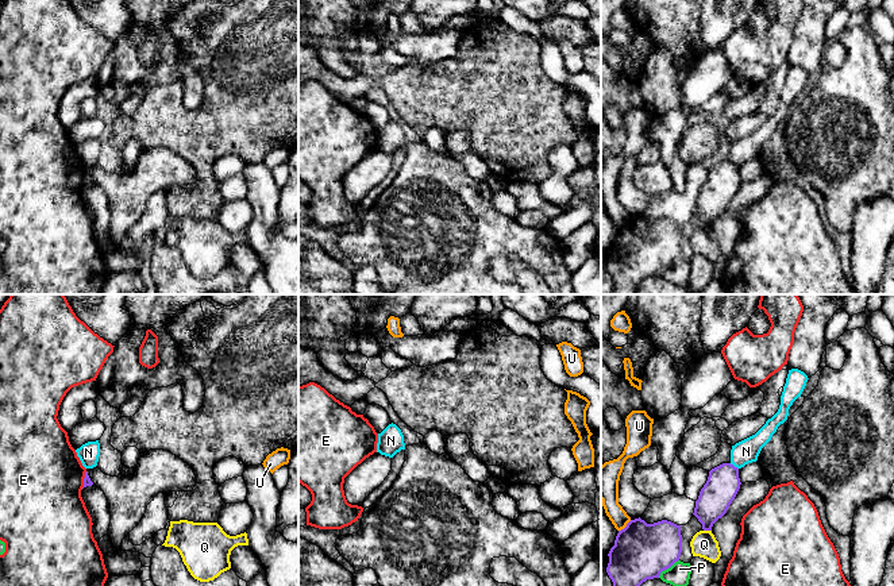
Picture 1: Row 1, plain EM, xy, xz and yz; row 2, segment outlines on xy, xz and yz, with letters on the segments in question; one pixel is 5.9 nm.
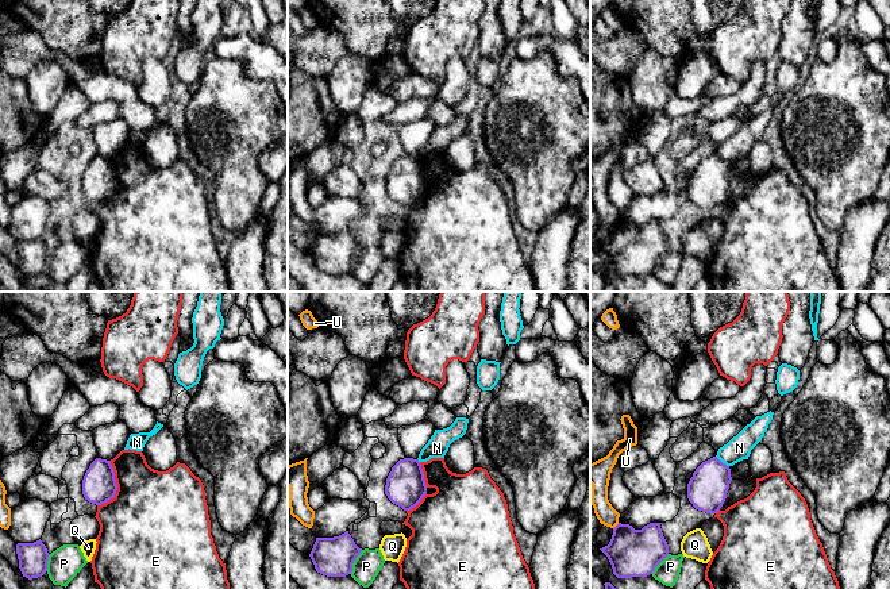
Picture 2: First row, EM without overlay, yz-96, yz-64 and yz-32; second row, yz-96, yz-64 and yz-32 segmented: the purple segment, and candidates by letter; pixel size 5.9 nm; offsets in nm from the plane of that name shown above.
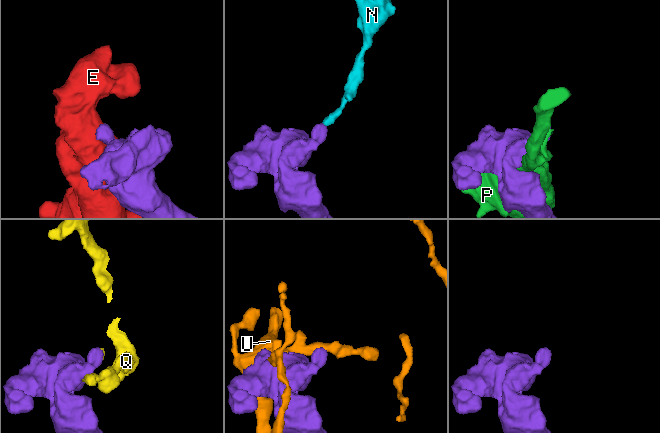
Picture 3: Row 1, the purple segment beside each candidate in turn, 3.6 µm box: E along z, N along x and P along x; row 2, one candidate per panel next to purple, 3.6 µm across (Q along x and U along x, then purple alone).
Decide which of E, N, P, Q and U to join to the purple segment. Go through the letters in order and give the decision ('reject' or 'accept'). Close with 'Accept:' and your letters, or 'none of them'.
E: reject
N: reject
P: reject
Q: reject
U: reject
Accept: none of them

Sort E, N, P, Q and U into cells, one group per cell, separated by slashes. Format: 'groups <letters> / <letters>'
groups E / N / P / Q / U

